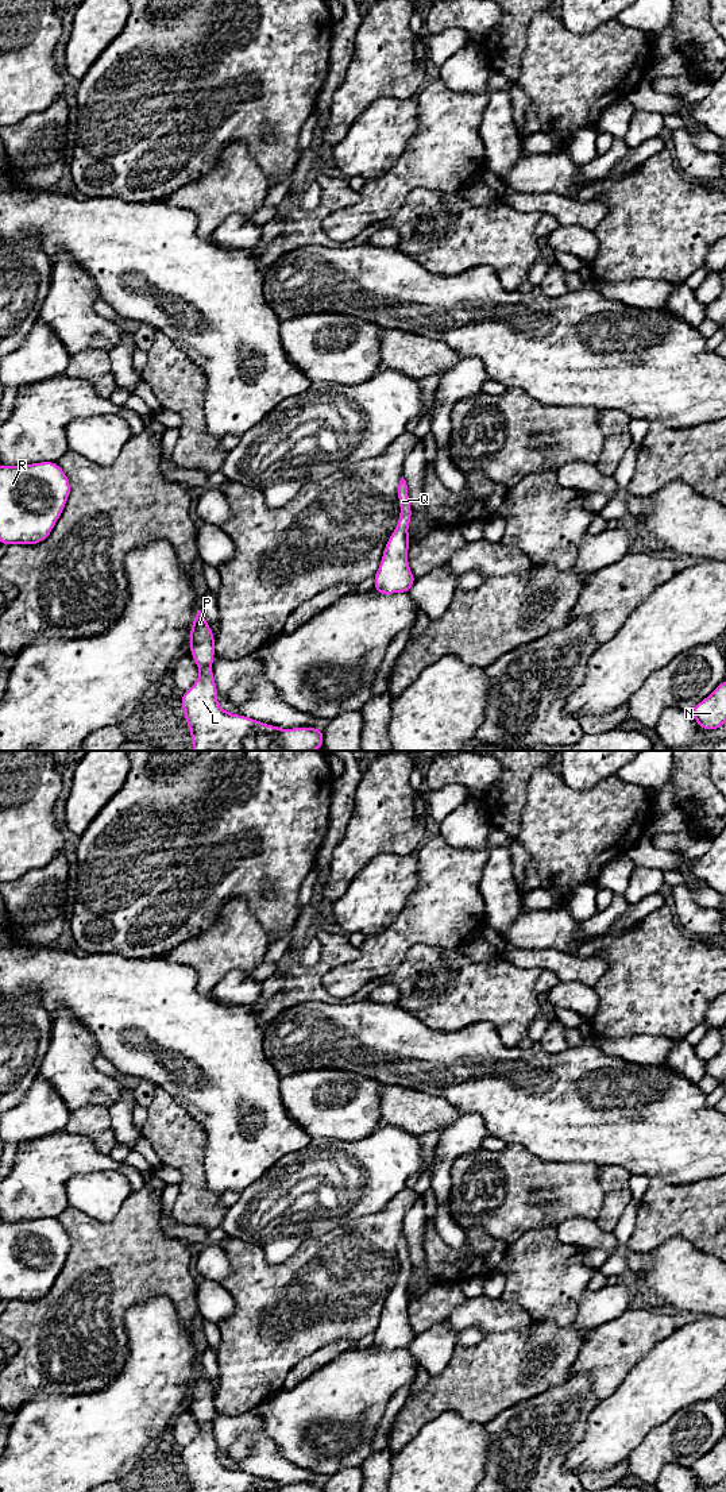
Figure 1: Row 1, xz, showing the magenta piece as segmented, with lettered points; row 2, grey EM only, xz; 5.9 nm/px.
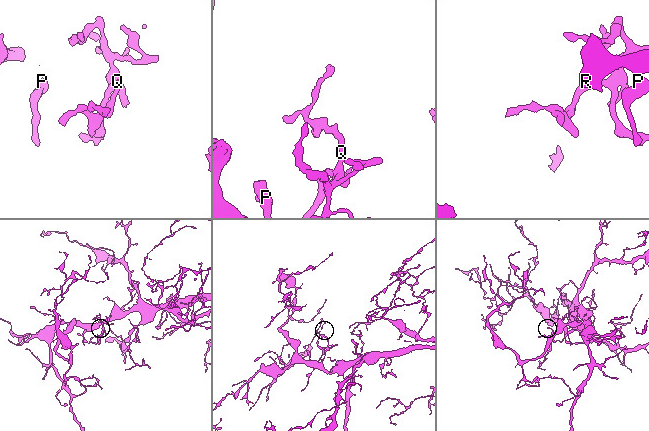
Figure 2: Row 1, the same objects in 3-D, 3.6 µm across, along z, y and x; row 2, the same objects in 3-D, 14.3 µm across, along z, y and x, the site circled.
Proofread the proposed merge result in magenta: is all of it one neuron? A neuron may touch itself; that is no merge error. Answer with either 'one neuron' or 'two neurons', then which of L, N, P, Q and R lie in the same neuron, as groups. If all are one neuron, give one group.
one neuron; groups L N P Q R

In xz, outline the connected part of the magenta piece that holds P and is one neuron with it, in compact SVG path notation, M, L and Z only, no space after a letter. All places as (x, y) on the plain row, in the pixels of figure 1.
M197 1366L189 1403L200 1433L184 1447L181 1457L190 1492L324 1492L323 1485L318 1484L281 1485L225 1468L217 1458L217 1442L212 1429L215 1395L206 1375Z

